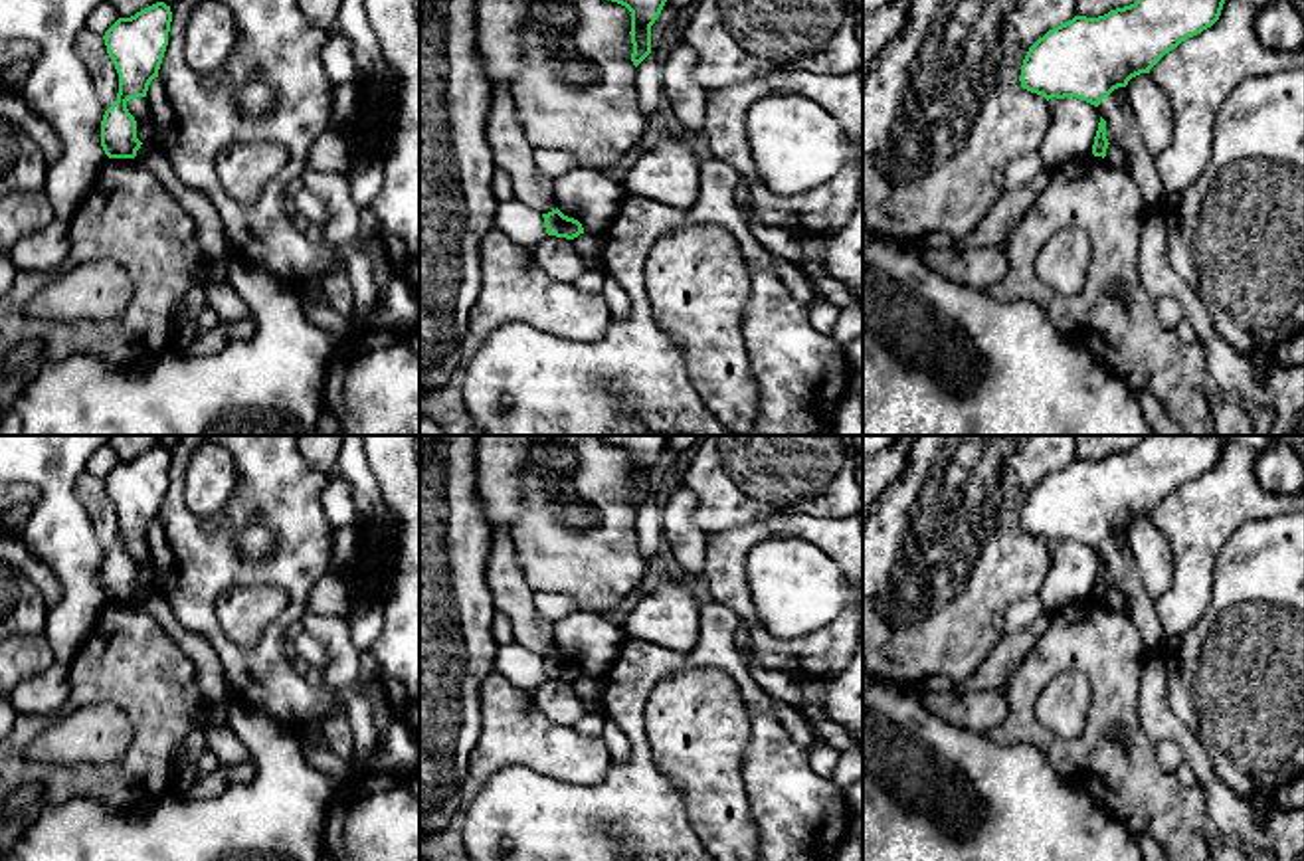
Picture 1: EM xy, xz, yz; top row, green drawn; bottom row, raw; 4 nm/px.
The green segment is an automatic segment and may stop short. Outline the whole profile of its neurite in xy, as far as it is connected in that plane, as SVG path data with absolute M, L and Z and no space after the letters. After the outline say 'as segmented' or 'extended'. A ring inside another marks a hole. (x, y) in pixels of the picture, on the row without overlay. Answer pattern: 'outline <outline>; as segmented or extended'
outline M156 445L131 461L119 461L103 479L119 517L117 544L101 564L101 590L109 602L135 602L142 588L137 582L137 564L127 546L146 540L150 525L158 521L170 465L170 449Z; as segmented

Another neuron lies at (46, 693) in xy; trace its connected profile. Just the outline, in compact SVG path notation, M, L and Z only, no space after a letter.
M53 665L36 677L22 681L8 697L18 715L55 717L69 699L69 667Z

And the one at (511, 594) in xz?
M503 530L493 534L485 576L495 610L514 625L514 641L542 657L556 653L554 623L534 610L534 592L518 566L511 534Z

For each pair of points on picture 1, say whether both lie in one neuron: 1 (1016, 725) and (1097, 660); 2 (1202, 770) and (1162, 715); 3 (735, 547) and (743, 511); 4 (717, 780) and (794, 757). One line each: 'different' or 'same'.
1: same
2: same
3: different
4: different

